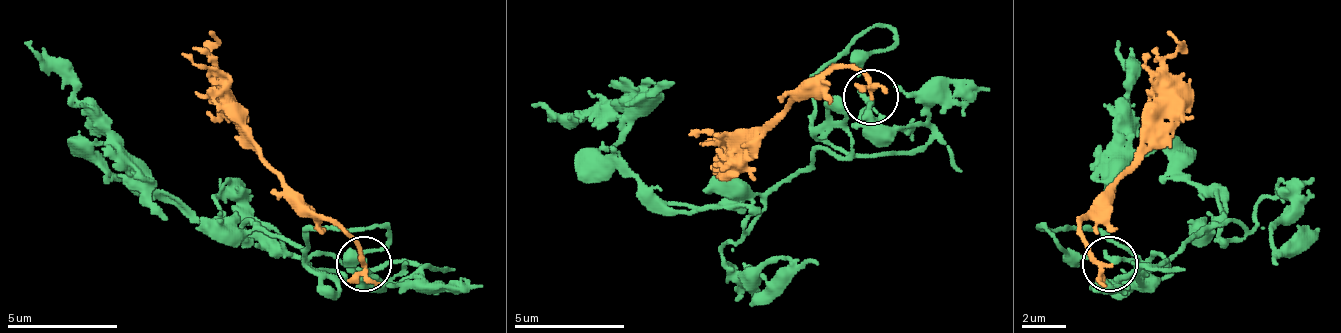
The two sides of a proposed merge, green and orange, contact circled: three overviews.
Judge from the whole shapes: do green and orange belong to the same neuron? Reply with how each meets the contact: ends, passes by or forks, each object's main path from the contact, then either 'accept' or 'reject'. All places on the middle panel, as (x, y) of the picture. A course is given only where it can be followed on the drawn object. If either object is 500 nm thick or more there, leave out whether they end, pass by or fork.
green passes by; orange forks; course green (872, 98), (855, 125), (828, 125), (800, 170), (767, 192), (673, 208), (601, 153), (618, 120), (529, 103); course orange (872, 98), (866, 76), (833, 65), (767, 125), (734, 142), (723, 164), (717, 153); accept

